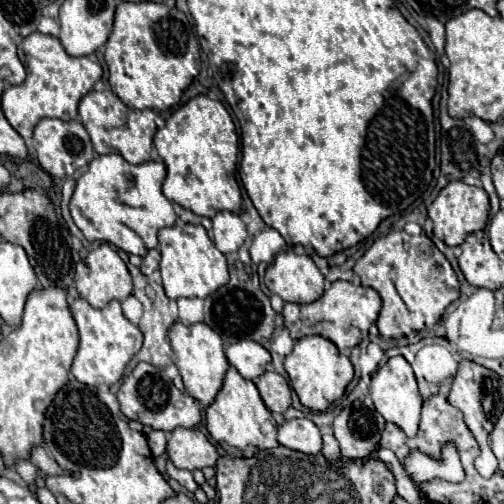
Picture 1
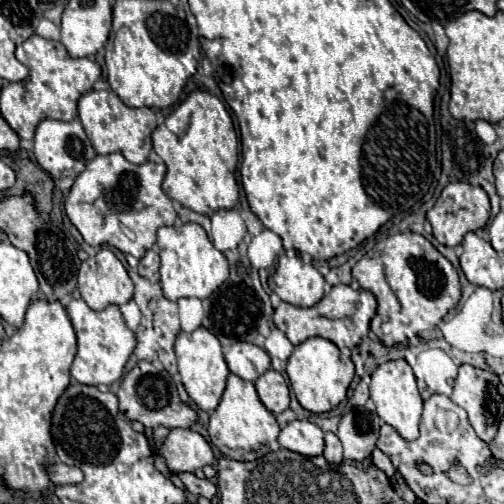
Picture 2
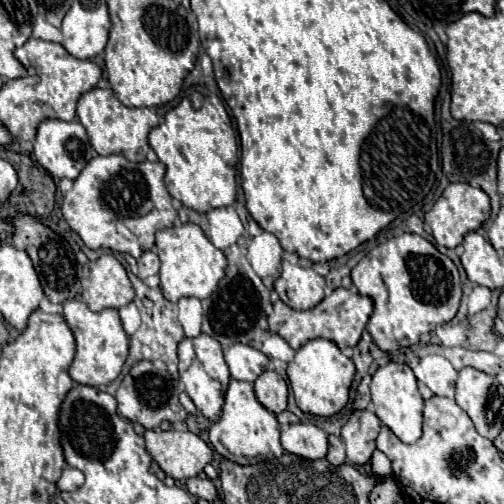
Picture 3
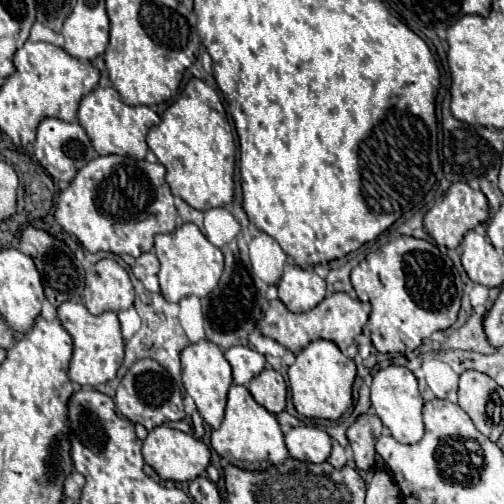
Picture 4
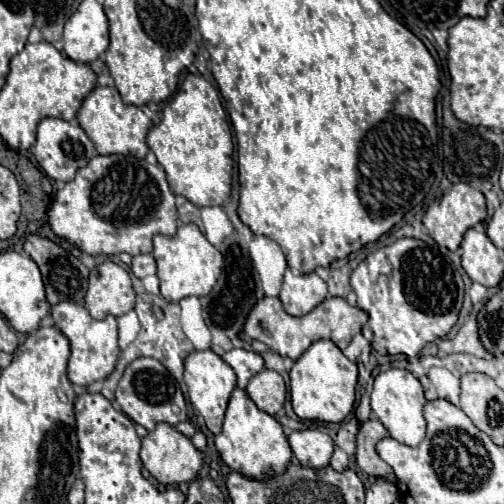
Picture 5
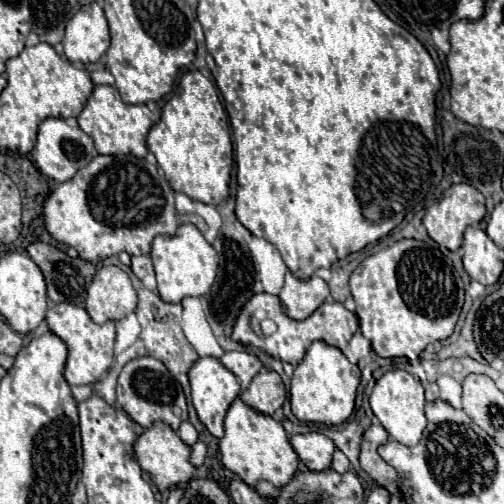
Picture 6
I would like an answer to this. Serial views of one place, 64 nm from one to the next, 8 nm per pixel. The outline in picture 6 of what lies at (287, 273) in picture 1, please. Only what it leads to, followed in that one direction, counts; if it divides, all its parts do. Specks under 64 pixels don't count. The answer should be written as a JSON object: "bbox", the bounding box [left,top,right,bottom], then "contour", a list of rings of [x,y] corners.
{"bbox":[278,272,330,320],"contour":[[[288,272],[284,288],[278,296],[282,300],[284,312],[290,318],[304,320],[326,300],[328,294],[330,294],[328,284],[322,278],[310,276],[302,280],[302,278],[296,278],[292,272]]]}

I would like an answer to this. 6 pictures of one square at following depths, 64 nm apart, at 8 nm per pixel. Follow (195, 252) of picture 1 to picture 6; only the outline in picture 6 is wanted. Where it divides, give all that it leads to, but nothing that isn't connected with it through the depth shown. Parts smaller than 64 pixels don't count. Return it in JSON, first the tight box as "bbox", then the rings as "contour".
{"bbox":[152,224,218,302],"contour":[[[182,224],[174,236],[156,236],[152,260],[158,278],[158,294],[164,302],[180,302],[186,296],[204,296],[214,284],[218,254],[194,224]]]}

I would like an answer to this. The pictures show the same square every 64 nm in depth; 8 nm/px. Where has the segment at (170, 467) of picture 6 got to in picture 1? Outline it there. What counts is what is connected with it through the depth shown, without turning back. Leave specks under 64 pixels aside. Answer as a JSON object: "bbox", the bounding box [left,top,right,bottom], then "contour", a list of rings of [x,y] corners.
{"bbox":[166,428,220,470],"contour":[[[176,428],[168,438],[166,452],[174,466],[184,470],[202,470],[220,458],[216,446],[196,428]]]}

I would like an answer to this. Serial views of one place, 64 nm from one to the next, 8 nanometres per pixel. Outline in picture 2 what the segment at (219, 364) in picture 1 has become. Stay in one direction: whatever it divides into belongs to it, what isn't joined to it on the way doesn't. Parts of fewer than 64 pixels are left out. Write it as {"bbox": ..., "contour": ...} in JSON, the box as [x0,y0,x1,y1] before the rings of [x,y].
{"bbox":[174,326,230,412],"contour":[[[200,326],[200,328],[196,328],[196,332],[190,332],[190,334],[178,332],[174,350],[176,350],[176,358],[178,358],[178,372],[182,376],[182,384],[188,392],[188,396],[196,402],[198,408],[212,412],[220,402],[220,396],[226,388],[226,378],[230,374],[228,364],[222,356],[220,340],[216,340],[216,336],[212,336],[212,332],[208,332],[204,326]]]}

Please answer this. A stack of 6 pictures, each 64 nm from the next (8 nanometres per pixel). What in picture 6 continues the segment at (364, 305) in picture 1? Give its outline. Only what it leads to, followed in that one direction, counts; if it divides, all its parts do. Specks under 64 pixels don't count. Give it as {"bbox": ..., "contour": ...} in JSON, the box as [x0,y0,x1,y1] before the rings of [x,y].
{"bbox":[246,292,358,366],"contour":[[[266,292],[252,296],[248,300],[246,308],[252,312],[252,320],[250,320],[252,330],[258,336],[262,336],[262,350],[268,352],[270,356],[282,360],[282,362],[290,362],[292,366],[302,362],[308,346],[314,340],[322,340],[330,346],[336,346],[336,348],[344,350],[348,346],[350,338],[354,336],[354,332],[358,330],[358,316],[354,312],[346,310],[342,302],[334,302],[334,300],[324,302],[306,320],[292,320],[290,316],[286,316],[284,310],[282,310],[280,298],[272,296],[272,294],[266,294]]]}

